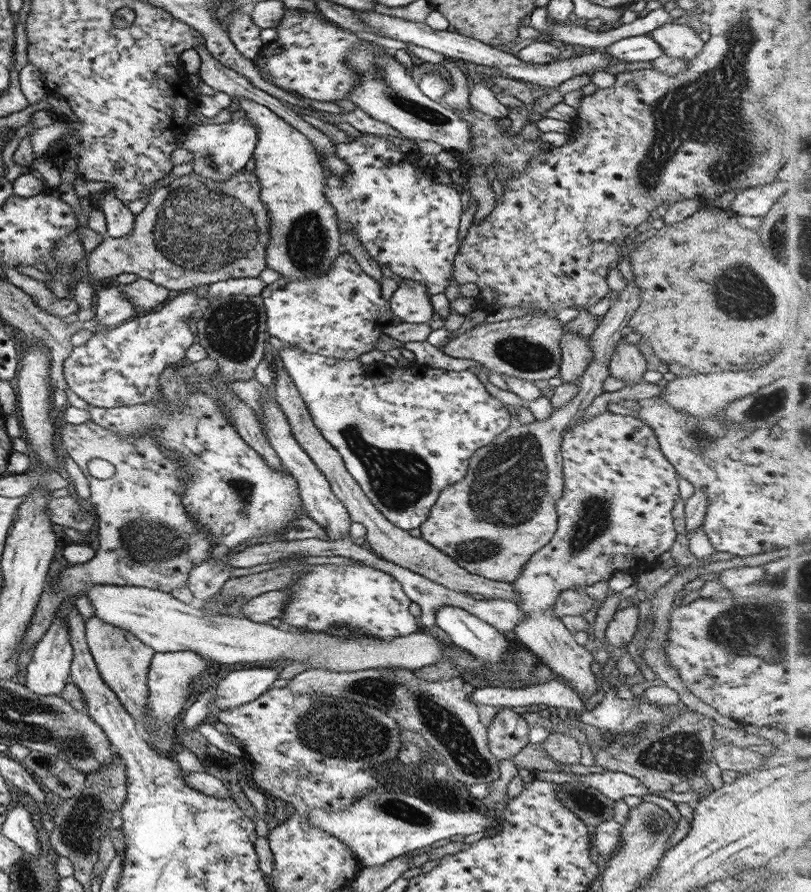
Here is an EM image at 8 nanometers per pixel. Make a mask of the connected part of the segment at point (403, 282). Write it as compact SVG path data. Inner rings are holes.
M401 279L389 298L390 311L401 323L424 323L431 320L433 309L427 287L409 279Z

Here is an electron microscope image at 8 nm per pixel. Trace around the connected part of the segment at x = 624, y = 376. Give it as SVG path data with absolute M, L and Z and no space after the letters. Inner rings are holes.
M618 340L611 353L608 374L622 380L624 386L631 386L642 381L642 374L646 372L645 360L635 344Z

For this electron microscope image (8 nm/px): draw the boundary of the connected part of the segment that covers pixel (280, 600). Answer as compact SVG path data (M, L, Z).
M283 589L263 592L249 599L241 607L240 614L251 622L267 623L271 618L280 618L287 601L288 594Z

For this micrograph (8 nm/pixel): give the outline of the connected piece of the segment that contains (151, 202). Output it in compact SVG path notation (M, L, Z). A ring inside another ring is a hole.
M242 168L239 172L232 174L229 180L224 182L215 182L208 178L201 178L194 172L188 175L183 175L173 179L165 187L155 189L151 195L148 196L147 204L135 215L135 222L133 224L133 230L127 236L123 238L104 238L99 246L97 246L90 254L87 255L87 271L89 280L91 283L102 281L105 278L111 278L112 276L118 276L124 273L133 274L135 277L153 282L153 284L165 288L167 291L183 291L187 289L193 289L199 286L209 286L215 282L228 280L228 279L243 279L243 278L256 278L265 268L265 248L269 244L269 215L265 211L262 202L260 201L259 183L253 171L247 171Z

